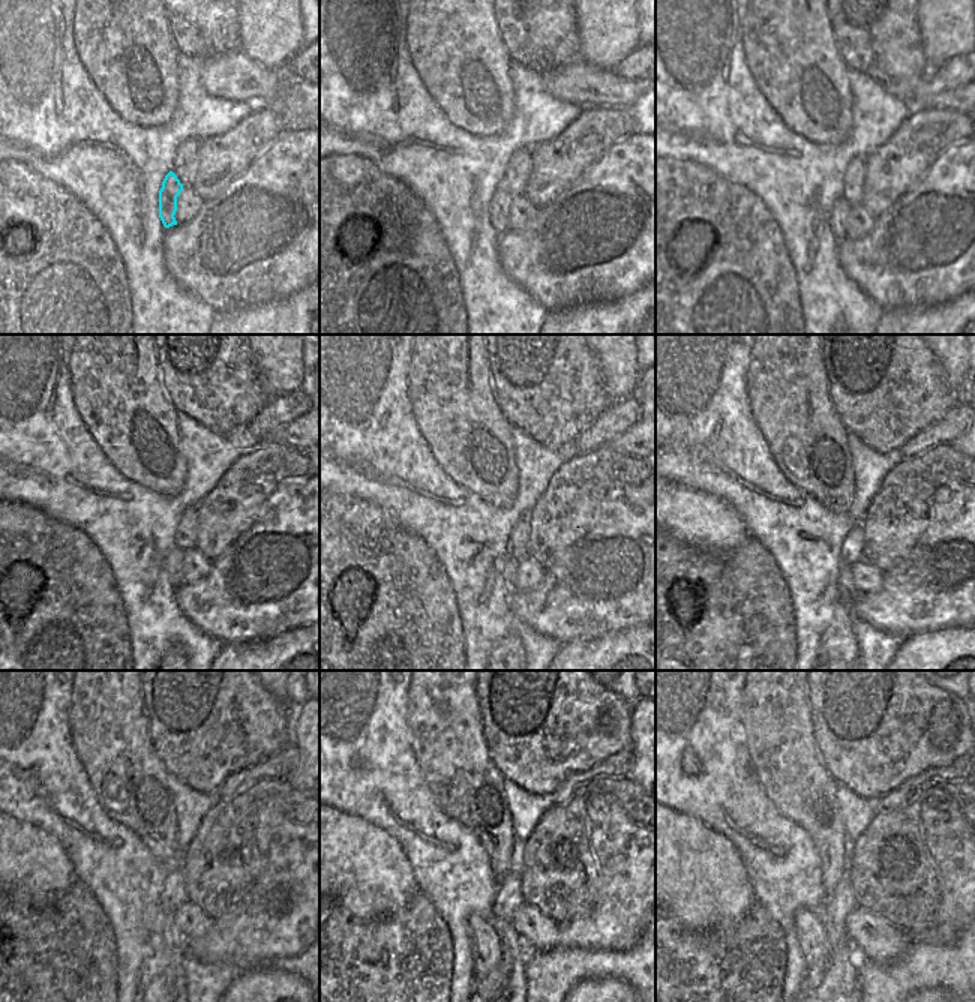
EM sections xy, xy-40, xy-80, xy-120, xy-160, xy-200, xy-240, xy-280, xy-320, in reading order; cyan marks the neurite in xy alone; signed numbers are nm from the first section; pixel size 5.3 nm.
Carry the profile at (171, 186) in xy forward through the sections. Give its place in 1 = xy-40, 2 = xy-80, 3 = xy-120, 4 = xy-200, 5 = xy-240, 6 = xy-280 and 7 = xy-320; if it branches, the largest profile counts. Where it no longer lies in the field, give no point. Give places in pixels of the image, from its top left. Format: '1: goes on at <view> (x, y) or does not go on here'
1: goes on at xy-40 (500, 207)
2: goes on at xy-80 (840, 210)
3: goes on at xy-120 (173, 561)
4: goes on at xy-200 (846, 593)
5: goes on at xy-240 (173, 975)
6: goes on at xy-280 (509, 975)
7: goes on at xy-320 (840, 975)

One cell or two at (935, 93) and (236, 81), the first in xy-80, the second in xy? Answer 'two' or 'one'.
one

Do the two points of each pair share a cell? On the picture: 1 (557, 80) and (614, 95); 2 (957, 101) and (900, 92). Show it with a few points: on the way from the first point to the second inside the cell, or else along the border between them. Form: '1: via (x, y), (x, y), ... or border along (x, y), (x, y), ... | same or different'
1: via (570, 83), (593, 83), (600, 87) | same
2: via (944, 98), (914, 93) | same

